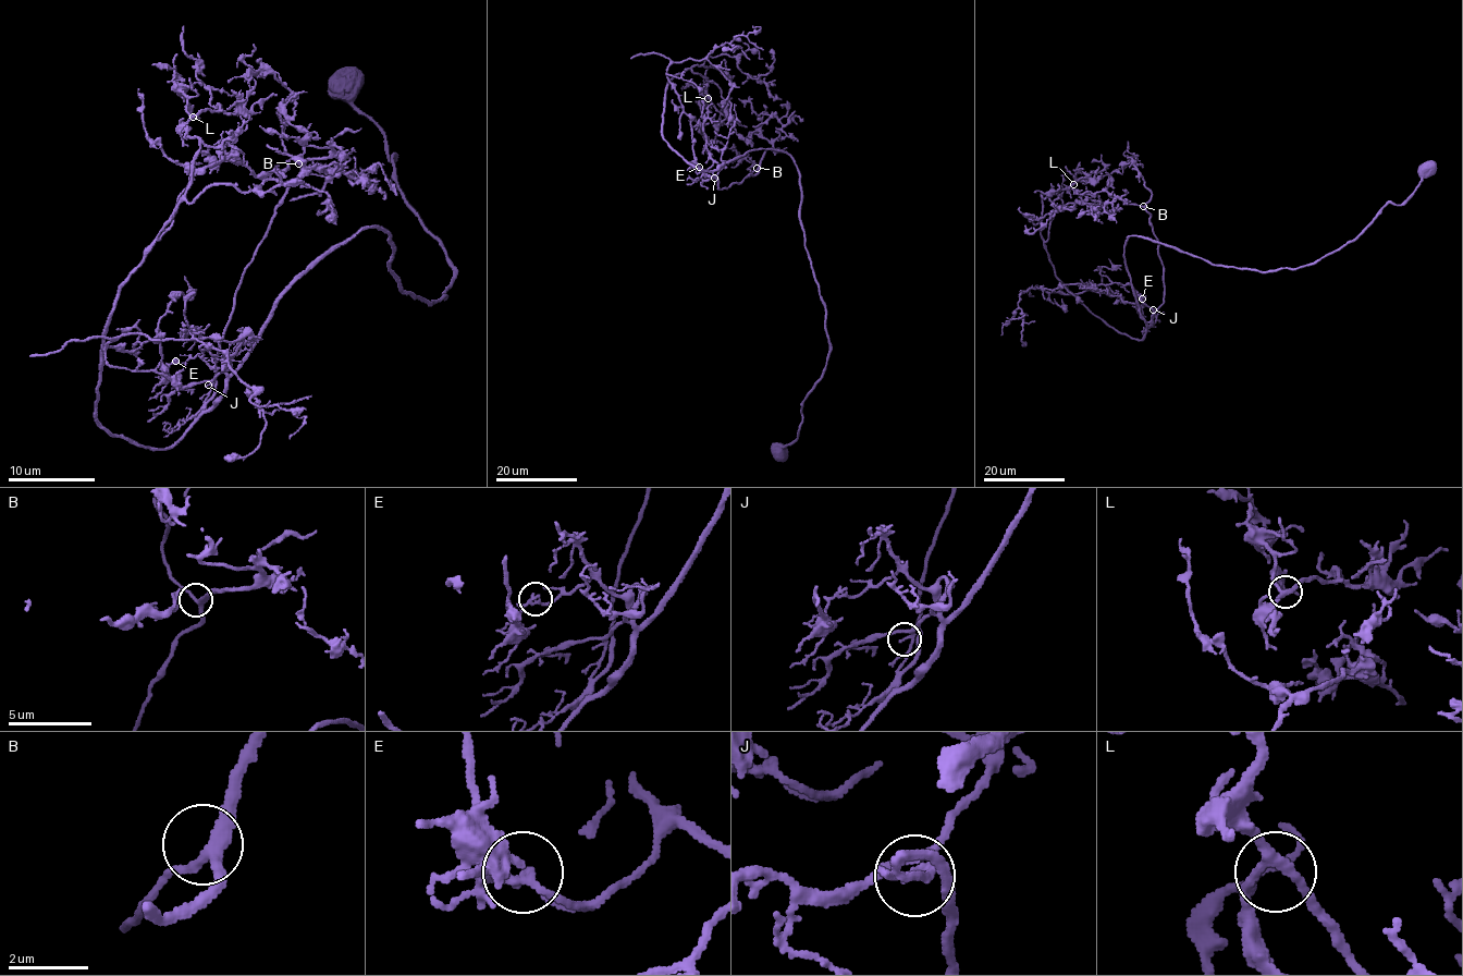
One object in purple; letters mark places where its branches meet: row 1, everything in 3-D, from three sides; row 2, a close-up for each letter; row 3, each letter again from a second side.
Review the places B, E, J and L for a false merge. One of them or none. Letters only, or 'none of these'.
E

